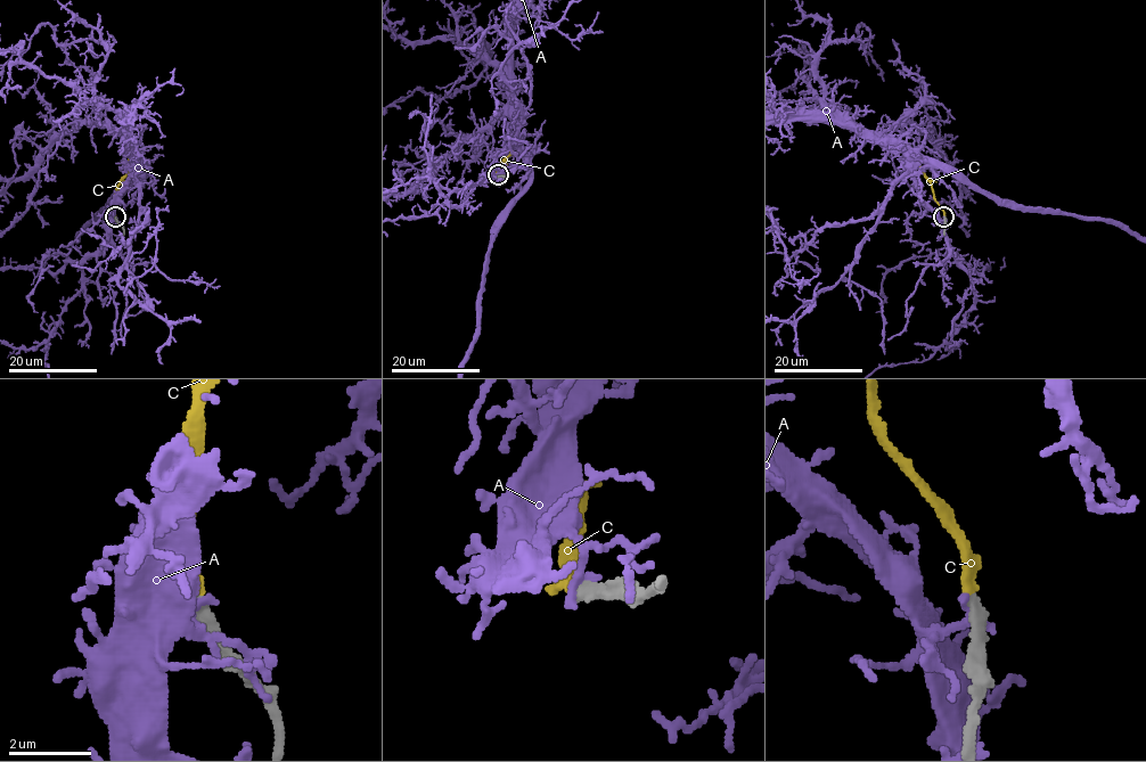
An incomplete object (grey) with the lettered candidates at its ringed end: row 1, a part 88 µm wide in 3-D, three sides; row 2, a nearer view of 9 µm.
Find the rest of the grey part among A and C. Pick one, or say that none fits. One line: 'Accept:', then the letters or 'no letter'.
Accept: C

